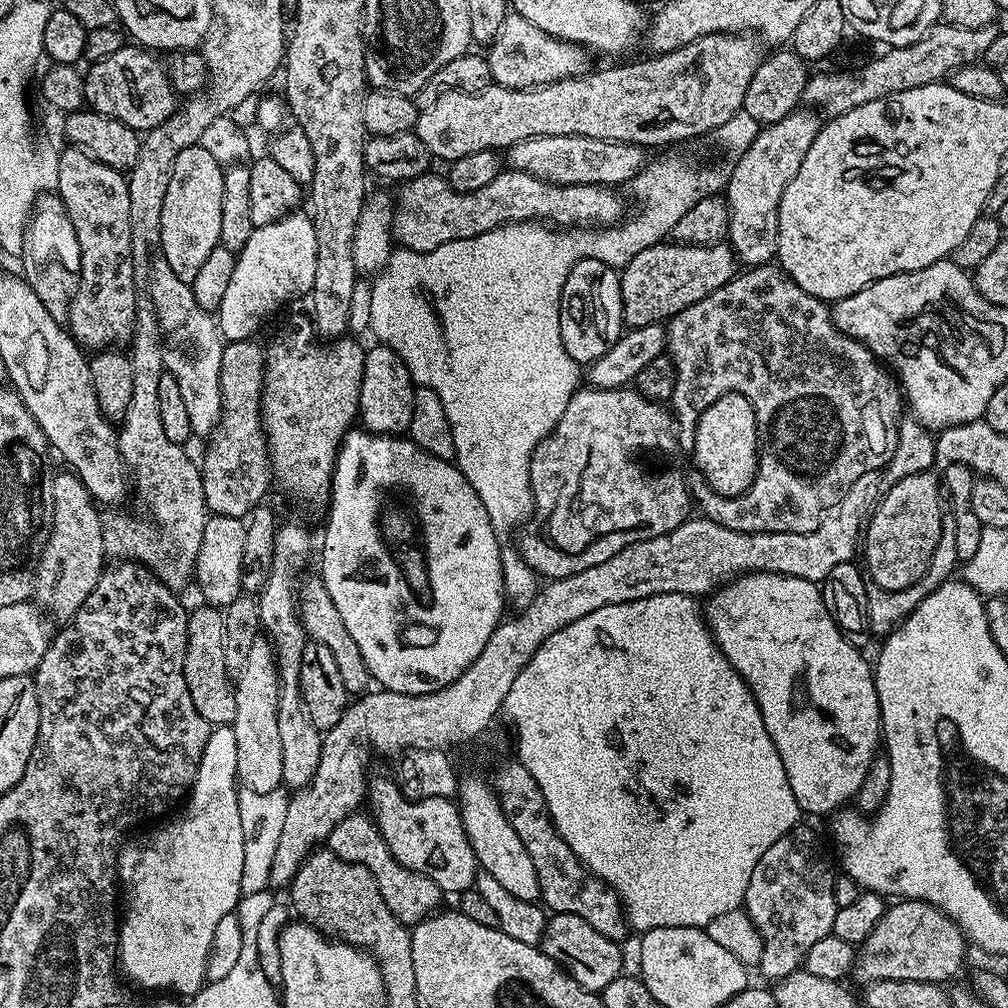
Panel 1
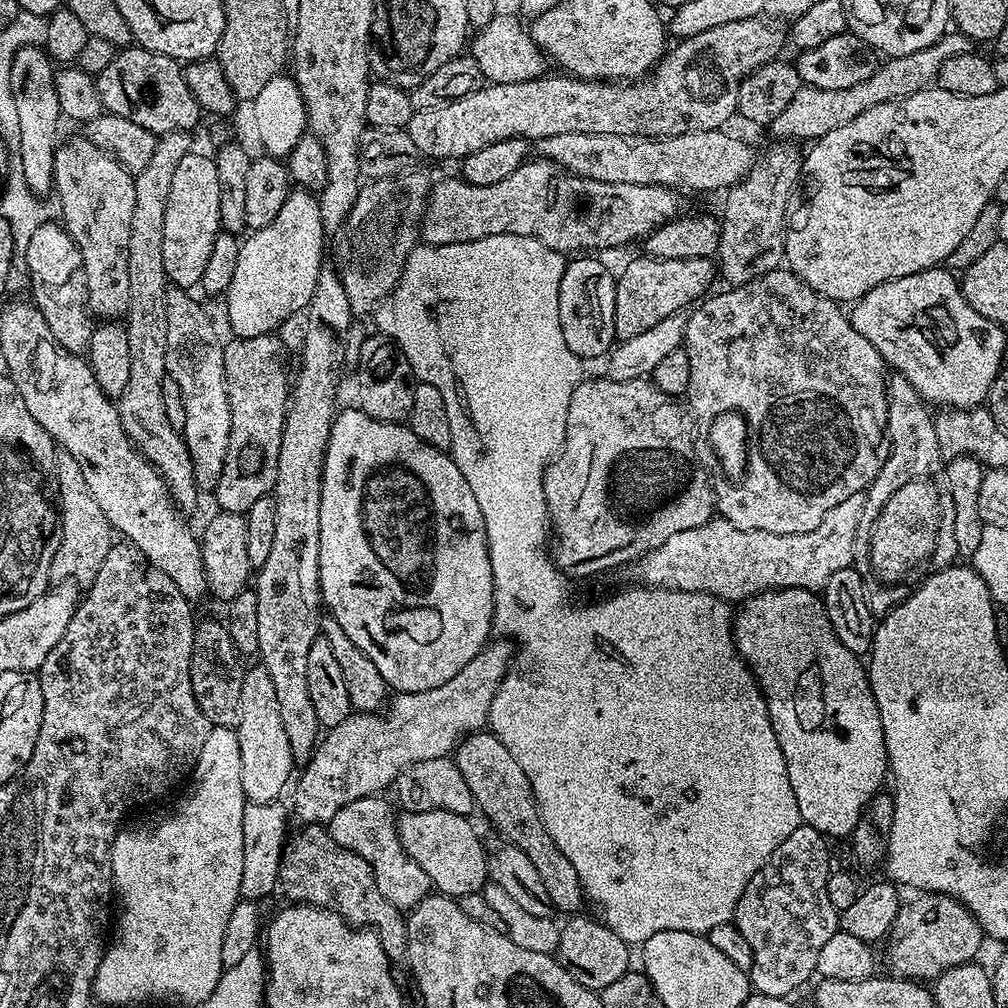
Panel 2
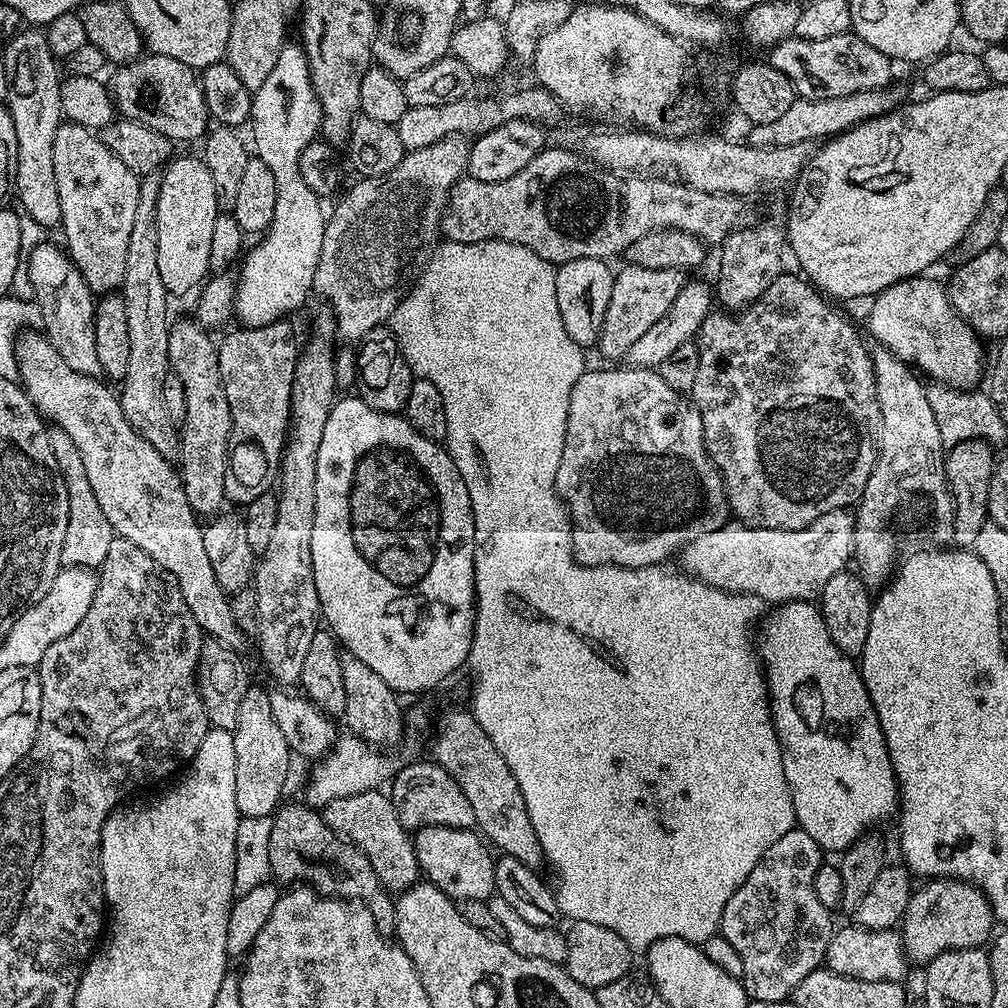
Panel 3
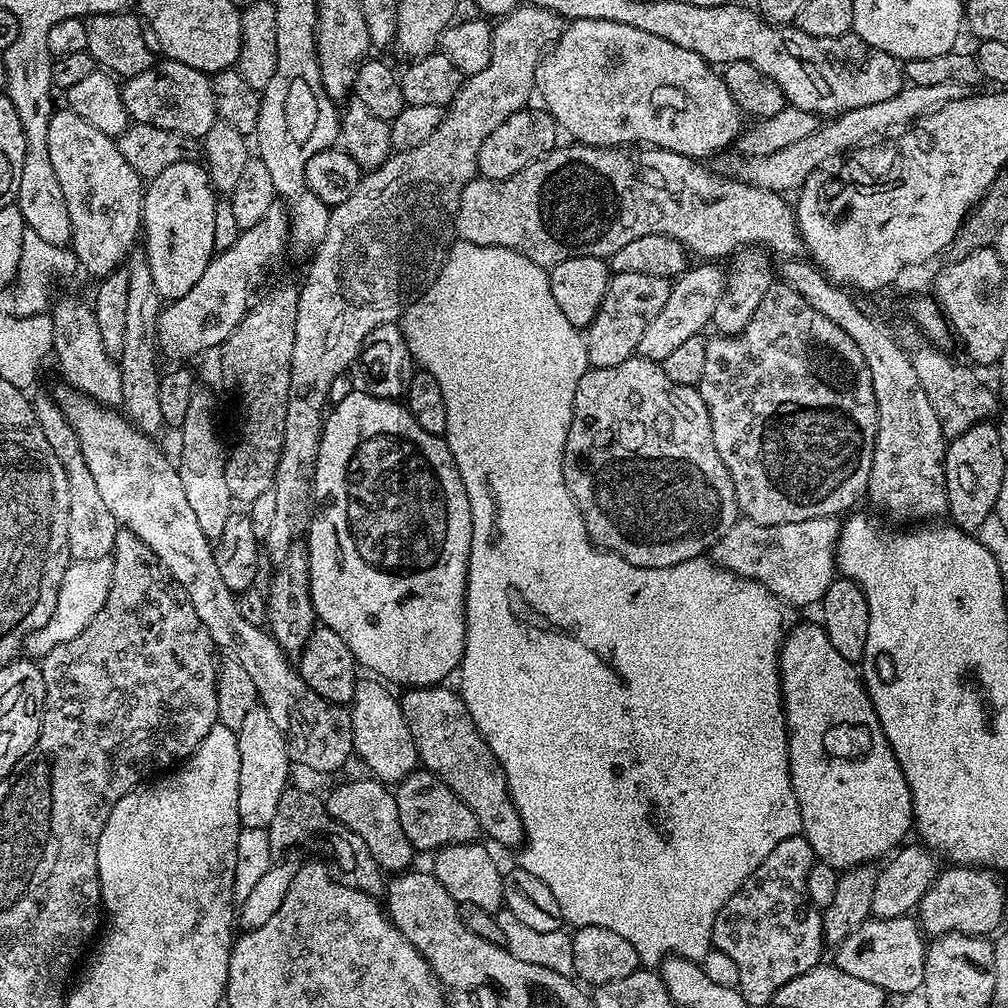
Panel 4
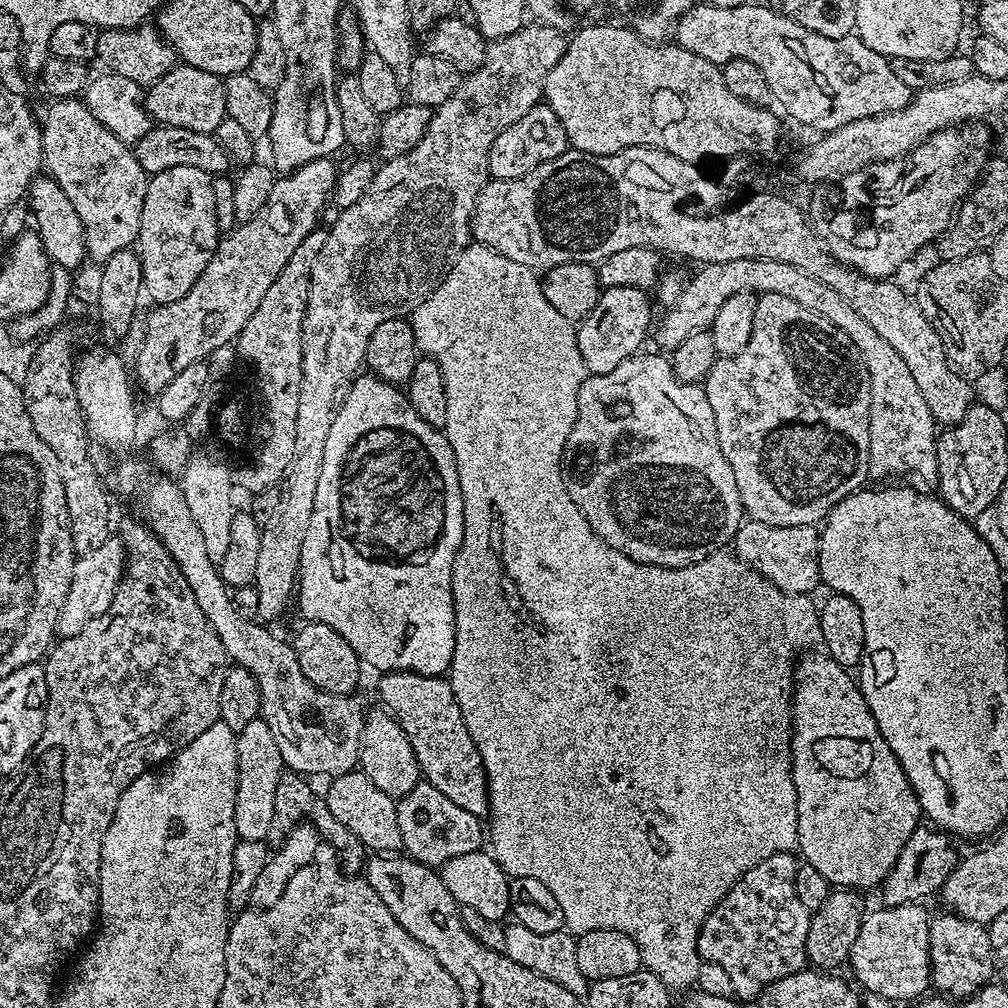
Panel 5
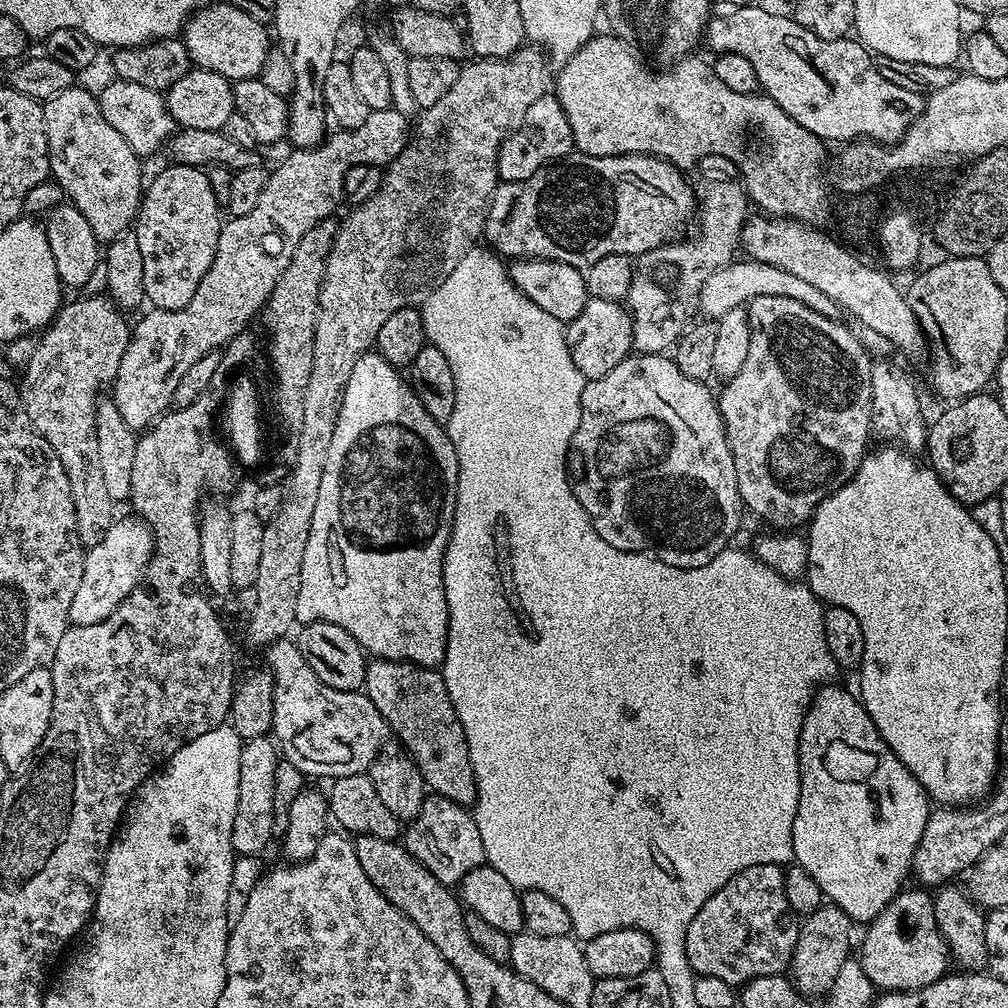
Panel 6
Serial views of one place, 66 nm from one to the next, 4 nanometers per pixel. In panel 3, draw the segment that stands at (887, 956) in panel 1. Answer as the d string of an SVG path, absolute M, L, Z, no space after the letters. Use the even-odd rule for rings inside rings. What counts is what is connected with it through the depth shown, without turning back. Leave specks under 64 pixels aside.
M932 878L925 888L917 887L906 906L902 921L904 954L913 965L927 966L946 950L984 948L994 936L992 908L984 893L967 880Z

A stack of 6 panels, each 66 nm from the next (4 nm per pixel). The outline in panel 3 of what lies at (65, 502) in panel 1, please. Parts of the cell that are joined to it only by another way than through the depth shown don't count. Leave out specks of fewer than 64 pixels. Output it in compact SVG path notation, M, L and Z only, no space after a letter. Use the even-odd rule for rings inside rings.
M55 426L49 427L48 437L54 450L54 458L58 462L58 470L64 479L68 499L68 521L66 538L62 542L62 561L70 568L99 569L114 538L112 527L110 522L106 522L106 514L102 514L102 506L98 506L98 498L94 498L90 478L86 478L86 465L78 454L78 446L74 446L66 430Z

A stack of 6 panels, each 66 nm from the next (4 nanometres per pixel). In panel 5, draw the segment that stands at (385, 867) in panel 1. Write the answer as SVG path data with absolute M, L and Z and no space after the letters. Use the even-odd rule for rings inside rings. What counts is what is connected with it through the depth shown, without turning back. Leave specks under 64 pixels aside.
M353 770L341 776L334 776L327 784L328 793L323 793L322 798L330 814L334 814L334 818L338 818L342 826L352 831L364 843L365 849L384 854L401 847L402 834L398 830L396 817L397 801L391 796L382 794L382 790L378 790L378 786L374 786L374 782L370 782L370 778L366 778L364 772Z

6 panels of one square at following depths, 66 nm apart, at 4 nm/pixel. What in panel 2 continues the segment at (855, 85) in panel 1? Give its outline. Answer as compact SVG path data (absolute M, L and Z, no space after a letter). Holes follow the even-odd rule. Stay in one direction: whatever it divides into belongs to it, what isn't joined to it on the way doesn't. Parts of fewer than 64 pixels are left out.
M952 30L938 42L926 46L926 50L914 50L914 54L885 59L877 67L876 72L870 74L866 82L858 82L858 86L846 86L842 90L822 90L801 86L798 94L790 98L786 110L782 110L782 114L778 114L778 118L772 120L770 131L780 142L787 140L815 142L821 136L830 134L830 130L838 130L838 126L846 126L850 118L858 118L858 114L862 114L862 110L870 110L870 106L882 106L882 102L905 100L907 96L921 92L935 81L938 70L946 58L954 58L954 54L962 54L969 51L969 48L968 37L959 30Z

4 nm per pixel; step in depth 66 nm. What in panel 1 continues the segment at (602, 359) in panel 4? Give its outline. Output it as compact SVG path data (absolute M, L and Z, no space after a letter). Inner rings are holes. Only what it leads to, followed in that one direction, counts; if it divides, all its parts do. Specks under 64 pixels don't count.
M661 242L642 250L642 254L634 254L634 258L625 264L620 272L620 289L622 290L622 314L628 328L641 328L651 324L664 324L686 310L686 306L694 306L694 302L702 302L706 294L714 294L726 282L737 275L738 261L735 252L727 243L719 244L677 244Z

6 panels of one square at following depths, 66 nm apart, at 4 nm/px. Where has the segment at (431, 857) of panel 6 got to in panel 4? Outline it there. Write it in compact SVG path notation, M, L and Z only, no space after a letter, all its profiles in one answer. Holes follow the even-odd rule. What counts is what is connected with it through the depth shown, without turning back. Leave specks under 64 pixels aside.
M412 772L395 785L394 795L402 830L413 849L420 851L421 848L422 851L431 853L447 844L467 844L481 835L482 829L478 818L474 818L474 810L463 804L450 790L450 786L446 786L446 782L442 782L435 772Z

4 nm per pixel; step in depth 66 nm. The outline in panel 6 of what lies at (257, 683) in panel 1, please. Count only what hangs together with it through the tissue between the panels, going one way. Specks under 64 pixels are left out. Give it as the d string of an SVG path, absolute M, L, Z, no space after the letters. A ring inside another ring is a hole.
M254 736L242 744L238 774L238 810L234 814L232 831L233 853L255 856L274 839L274 770L278 763L278 748L268 736Z

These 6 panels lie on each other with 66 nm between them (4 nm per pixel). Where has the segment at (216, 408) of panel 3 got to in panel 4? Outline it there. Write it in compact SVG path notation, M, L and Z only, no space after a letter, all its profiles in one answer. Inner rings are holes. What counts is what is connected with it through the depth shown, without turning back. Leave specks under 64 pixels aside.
M198 390L190 398L190 406L186 409L186 422L178 429L178 436L180 436L178 467L182 478L182 487L185 488L186 498L198 518L198 526L202 526L202 534L206 534L206 538L214 542L222 534L222 529L226 526L226 518L230 518L233 514L234 501L230 494L230 486L226 486L226 478L224 477L226 444L224 448L219 434L216 433L216 420L212 417L212 396L210 393Z

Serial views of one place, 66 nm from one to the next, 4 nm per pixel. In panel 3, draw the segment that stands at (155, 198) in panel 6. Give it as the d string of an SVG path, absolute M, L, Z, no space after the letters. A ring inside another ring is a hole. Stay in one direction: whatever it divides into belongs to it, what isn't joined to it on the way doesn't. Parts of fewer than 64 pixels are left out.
M199 155L178 156L163 169L156 207L158 271L172 298L195 293L205 283L210 272L210 238L218 215L214 182L203 159Z

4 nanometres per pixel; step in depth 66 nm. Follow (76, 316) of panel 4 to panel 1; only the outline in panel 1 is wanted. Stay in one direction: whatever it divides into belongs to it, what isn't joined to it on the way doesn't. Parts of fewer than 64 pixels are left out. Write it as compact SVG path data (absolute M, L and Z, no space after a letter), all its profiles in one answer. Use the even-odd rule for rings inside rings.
M41 194L36 197L32 217L24 228L22 250L18 260L19 263L24 263L22 269L24 279L28 281L34 294L38 294L42 306L50 310L50 318L61 322L67 321L68 307L72 305L72 299L80 291L80 247L78 234L74 234L74 226L59 195Z

